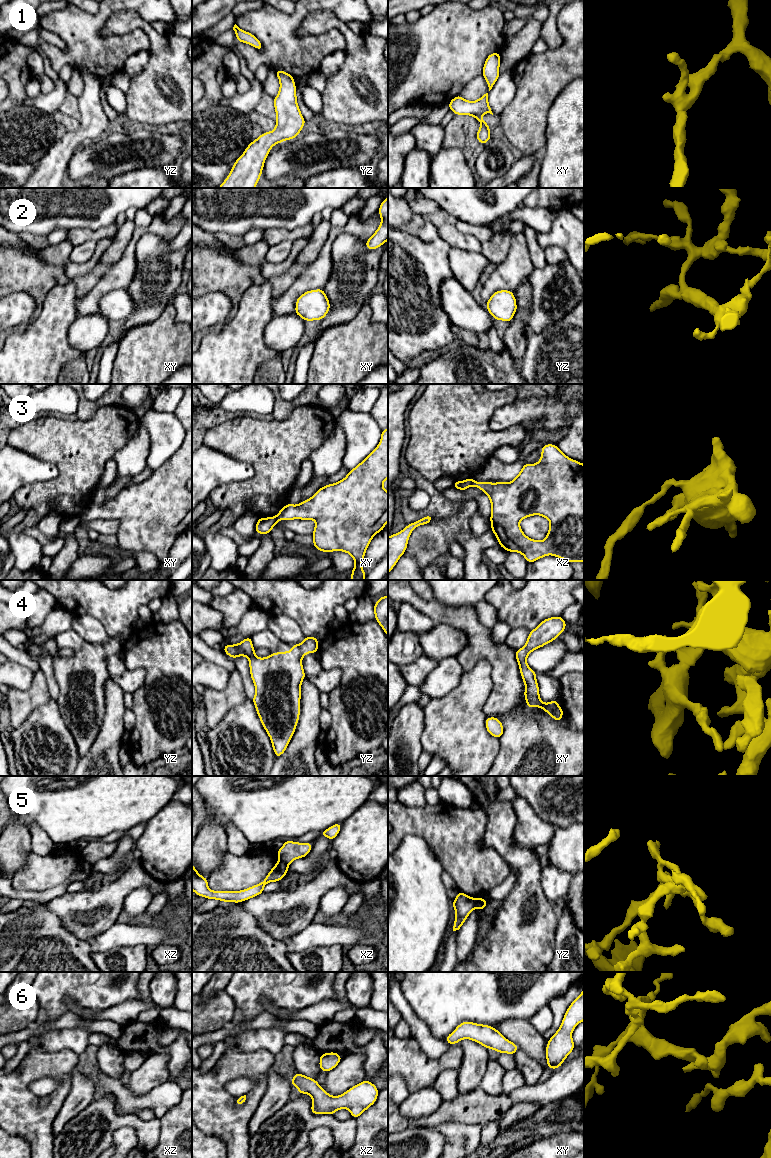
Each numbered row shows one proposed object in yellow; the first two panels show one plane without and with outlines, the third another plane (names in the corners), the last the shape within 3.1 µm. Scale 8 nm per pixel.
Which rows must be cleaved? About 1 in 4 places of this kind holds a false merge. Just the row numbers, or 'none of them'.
3, 5

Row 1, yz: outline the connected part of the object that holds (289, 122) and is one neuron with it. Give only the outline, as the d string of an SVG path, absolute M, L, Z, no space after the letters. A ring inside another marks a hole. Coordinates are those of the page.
M281 69L274 74L278 76L280 83L279 92L273 99L277 115L276 126L273 131L265 132L252 140L218 188L255 188L270 149L275 144L296 138L306 123L297 103L294 77Z

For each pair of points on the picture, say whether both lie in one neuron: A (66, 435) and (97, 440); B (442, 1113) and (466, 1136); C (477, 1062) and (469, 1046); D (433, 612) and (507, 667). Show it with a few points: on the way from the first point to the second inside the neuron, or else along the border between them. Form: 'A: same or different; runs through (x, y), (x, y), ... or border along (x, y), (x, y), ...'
A: same; runs through (74, 440), (89, 440)
B: different; border along (474, 1123), (441, 1122), (433, 1127)
C: same; runs through (475, 1058), (472, 1050)
D: same; runs through (451, 616), (457, 617), (489, 649)

